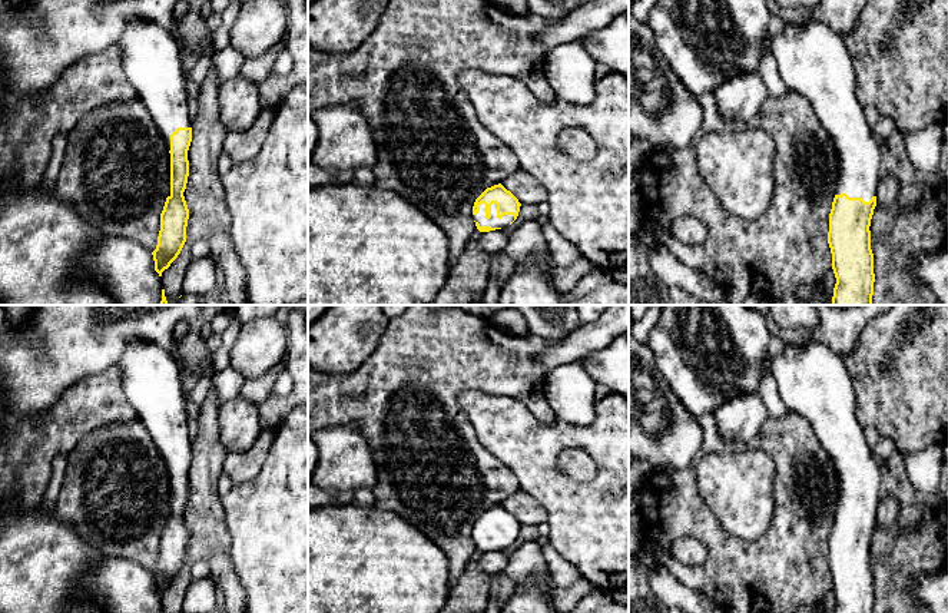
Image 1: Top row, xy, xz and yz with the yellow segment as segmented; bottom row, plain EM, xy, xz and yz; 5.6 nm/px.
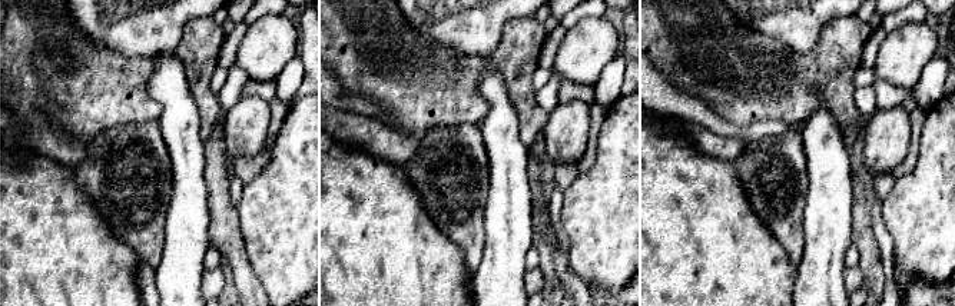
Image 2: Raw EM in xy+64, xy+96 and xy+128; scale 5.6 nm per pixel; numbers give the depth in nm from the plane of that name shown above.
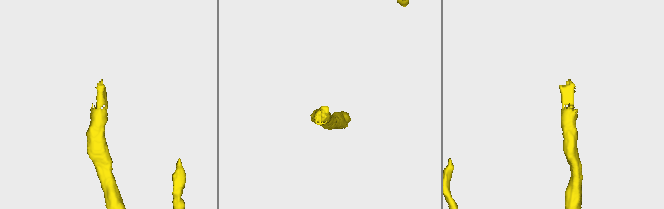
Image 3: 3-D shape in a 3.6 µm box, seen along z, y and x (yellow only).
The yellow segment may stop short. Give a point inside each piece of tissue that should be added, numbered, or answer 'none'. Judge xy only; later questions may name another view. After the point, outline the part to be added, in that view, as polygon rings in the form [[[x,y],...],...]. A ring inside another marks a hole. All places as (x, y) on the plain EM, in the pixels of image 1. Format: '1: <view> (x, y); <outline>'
1: xy (151, 378); [[[130,338],[116,367],[122,371],[122,388],[129,404],[136,410],[170,471],[170,455],[178,448],[192,448],[178,361],[170,351],[156,344]]]

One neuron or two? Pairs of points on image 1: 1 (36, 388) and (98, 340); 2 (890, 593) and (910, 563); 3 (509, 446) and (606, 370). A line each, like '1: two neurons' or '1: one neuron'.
1: one neuron
2: one neuron
3: two neurons

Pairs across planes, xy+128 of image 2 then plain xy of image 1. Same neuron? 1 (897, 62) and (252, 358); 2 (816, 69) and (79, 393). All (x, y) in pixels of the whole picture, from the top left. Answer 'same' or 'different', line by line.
1: same
2: same

